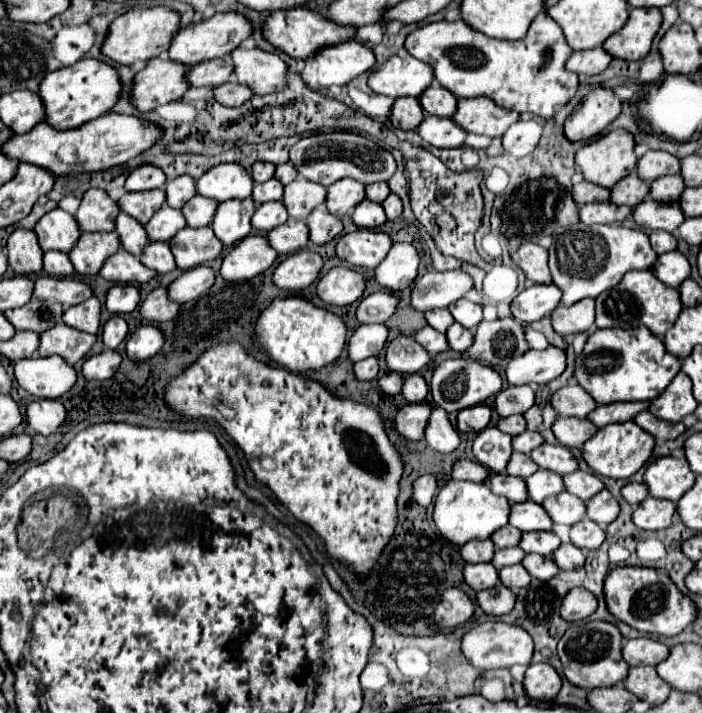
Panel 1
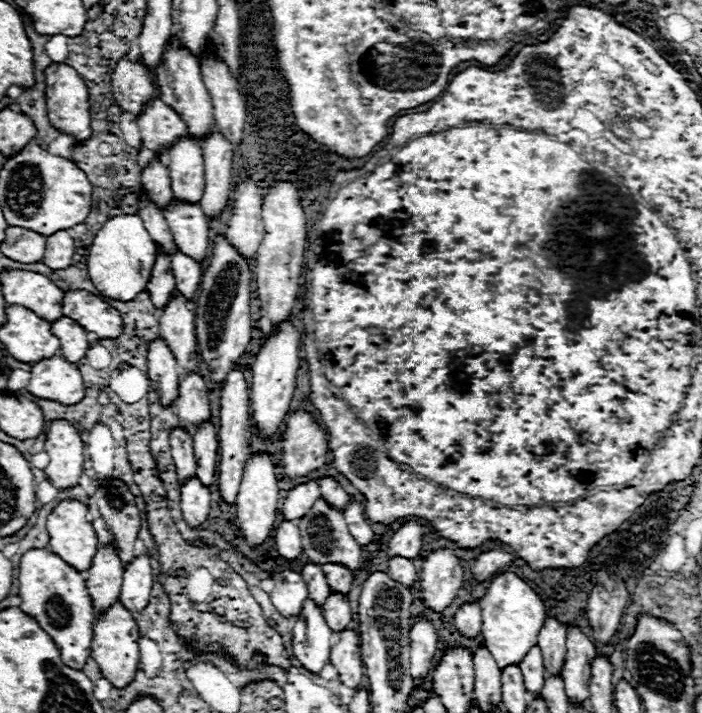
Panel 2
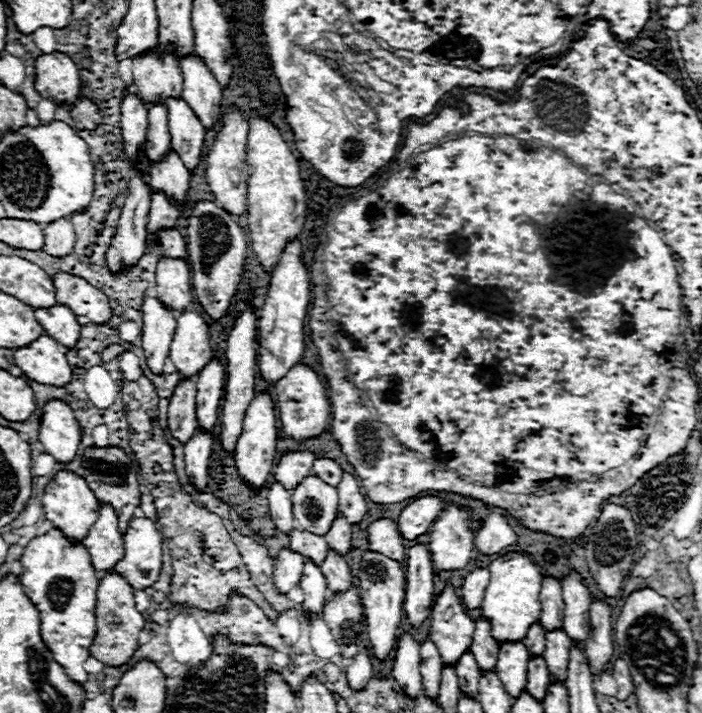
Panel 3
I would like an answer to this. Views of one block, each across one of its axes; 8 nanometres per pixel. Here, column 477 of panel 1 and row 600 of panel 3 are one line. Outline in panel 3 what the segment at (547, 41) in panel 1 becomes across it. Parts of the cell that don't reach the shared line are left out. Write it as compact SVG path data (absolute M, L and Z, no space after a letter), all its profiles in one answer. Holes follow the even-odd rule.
M52 528L44 536L36 536L28 542L22 554L20 582L24 594L32 600L42 620L42 638L60 666L68 670L74 682L86 682L88 674L84 662L90 656L88 648L96 630L96 590L98 574L90 562L90 554L84 544L72 546L58 528Z

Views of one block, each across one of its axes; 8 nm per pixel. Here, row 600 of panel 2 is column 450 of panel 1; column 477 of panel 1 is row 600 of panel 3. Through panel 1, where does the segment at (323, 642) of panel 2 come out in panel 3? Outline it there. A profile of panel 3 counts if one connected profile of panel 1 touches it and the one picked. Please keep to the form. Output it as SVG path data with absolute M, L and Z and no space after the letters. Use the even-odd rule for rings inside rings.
M304 562L304 578L300 582L300 588L304 592L304 602L302 602L302 610L306 614L318 614L322 616L324 612L324 604L328 600L328 584L326 578L322 574L322 570L312 564L312 562Z

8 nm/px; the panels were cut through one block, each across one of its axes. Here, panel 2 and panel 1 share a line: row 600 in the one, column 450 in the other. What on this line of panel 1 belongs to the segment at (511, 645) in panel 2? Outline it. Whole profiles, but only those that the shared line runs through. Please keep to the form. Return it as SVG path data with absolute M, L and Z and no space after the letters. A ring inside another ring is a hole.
M448 480L446 486L438 492L434 500L434 514L432 520L442 534L442 538L450 540L456 546L462 546L470 540L486 540L494 530L508 524L510 504L506 498L496 496L490 488L482 482L456 482Z

